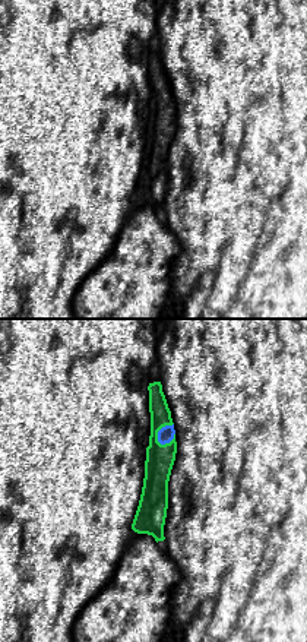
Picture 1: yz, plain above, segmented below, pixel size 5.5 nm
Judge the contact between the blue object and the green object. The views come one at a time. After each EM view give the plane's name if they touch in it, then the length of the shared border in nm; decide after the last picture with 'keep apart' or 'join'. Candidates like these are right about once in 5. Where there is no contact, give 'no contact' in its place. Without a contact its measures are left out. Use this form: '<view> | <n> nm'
yz | 140 nm

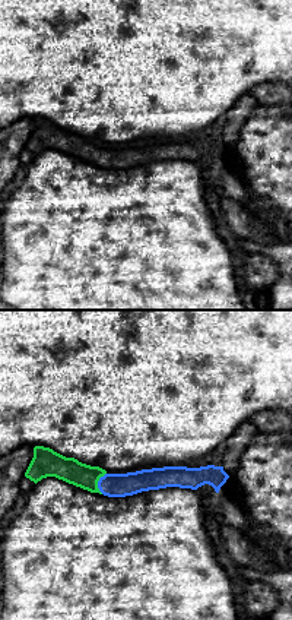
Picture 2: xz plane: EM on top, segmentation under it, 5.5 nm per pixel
xz | 120 nm

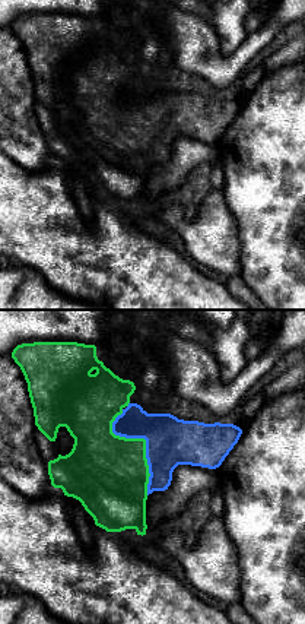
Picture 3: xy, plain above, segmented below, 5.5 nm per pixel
xy | 500 nm

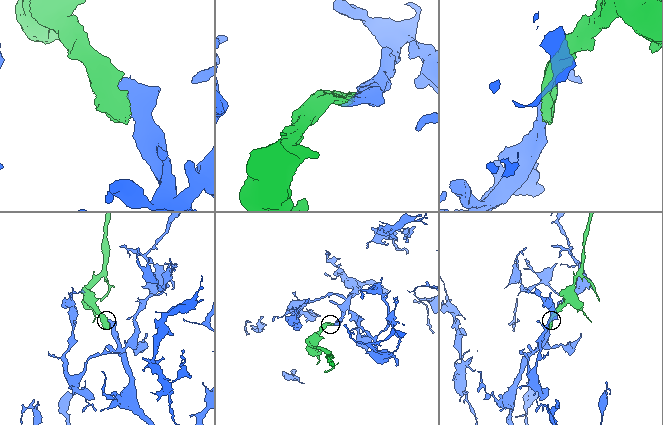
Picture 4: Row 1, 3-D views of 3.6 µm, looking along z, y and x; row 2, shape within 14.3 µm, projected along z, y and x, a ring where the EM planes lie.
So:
join

